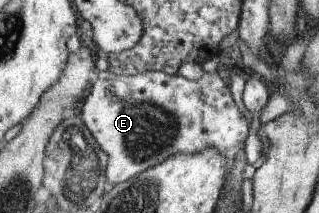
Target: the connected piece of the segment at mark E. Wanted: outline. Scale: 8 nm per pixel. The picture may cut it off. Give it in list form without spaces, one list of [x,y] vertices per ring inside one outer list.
[[[109,68],[96,72],[89,93],[82,99],[80,114],[108,155],[107,180],[112,187],[140,176],[176,154],[196,154],[210,148],[218,148],[220,154],[226,156],[229,174],[232,174],[238,154],[242,150],[246,151],[250,122],[238,108],[228,86],[217,72],[205,72],[200,80],[190,80],[181,73],[168,74],[160,70],[150,70],[134,76],[117,75]]]

